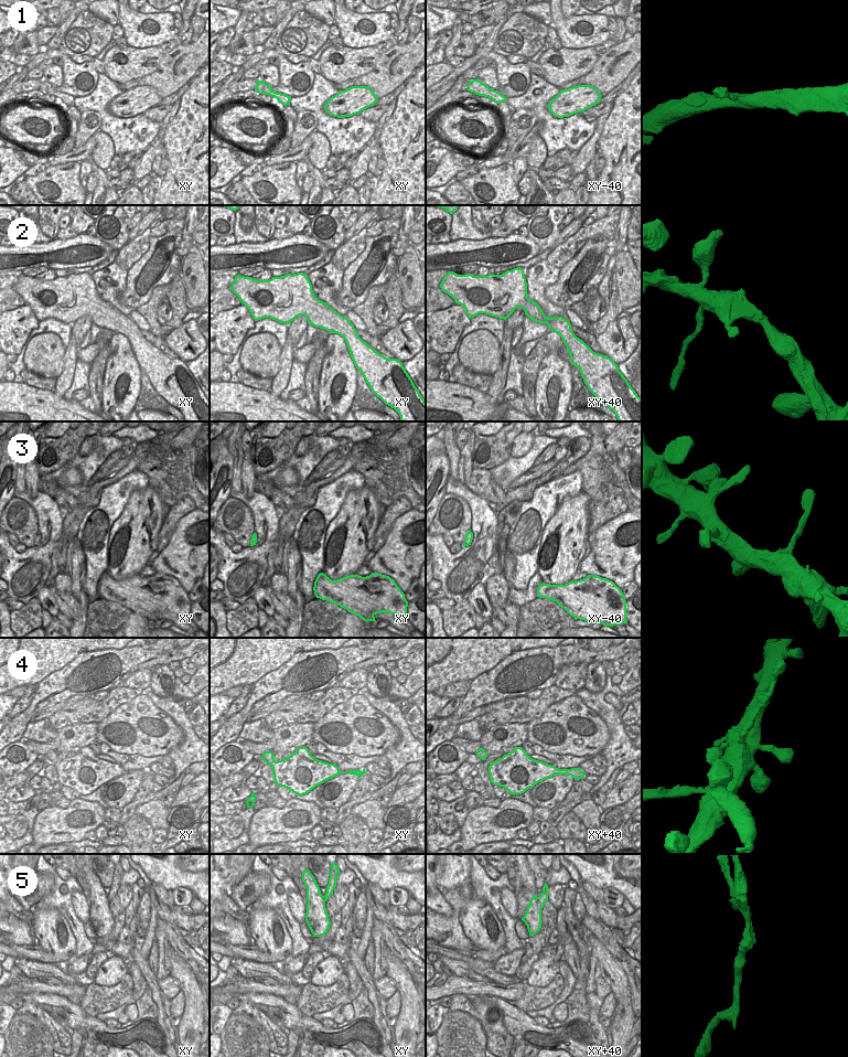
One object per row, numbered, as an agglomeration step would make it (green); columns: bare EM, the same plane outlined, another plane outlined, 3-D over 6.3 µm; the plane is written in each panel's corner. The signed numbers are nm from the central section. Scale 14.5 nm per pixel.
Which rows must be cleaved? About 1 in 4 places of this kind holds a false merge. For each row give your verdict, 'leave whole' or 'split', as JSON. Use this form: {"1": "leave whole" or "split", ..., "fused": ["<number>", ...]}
{"1": "leave whole", "2": "leave whole", "3": "leave whole", "4": "leave whole", "5": "split", "fused": ["5"]}

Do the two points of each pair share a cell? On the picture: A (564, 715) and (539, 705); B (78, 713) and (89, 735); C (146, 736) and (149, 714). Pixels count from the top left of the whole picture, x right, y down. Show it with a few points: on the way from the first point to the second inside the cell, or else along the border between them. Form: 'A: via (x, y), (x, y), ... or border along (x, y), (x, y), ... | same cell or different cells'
A: border along (570, 696), (554, 702), (527, 724) | different cells
B: border along (96, 722), (68, 724) | different cells
C: via (146, 730), (146, 722), (148, 719) | same cell

